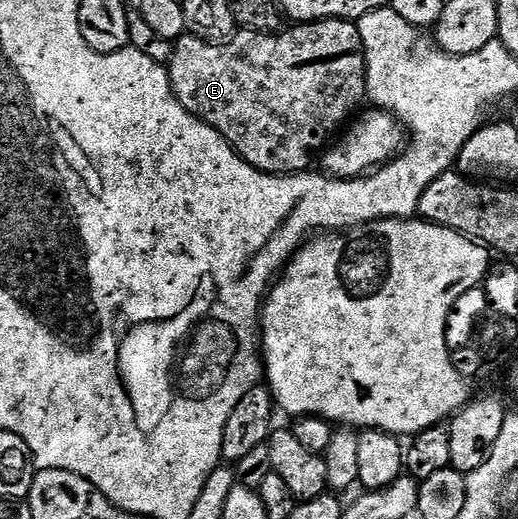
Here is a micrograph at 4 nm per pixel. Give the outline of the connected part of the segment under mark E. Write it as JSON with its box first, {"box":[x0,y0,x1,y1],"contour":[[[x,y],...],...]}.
{"box":[169,17,367,175],"contour":[[[328,17],[326,21],[295,23],[290,27],[292,29],[288,29],[287,27],[276,33],[264,33],[253,29],[240,28],[234,37],[222,43],[202,41],[200,37],[184,35],[180,37],[178,41],[174,42],[171,50],[169,72],[171,74],[171,90],[175,92],[176,99],[178,99],[194,117],[199,118],[199,120],[205,122],[206,125],[212,125],[213,128],[238,151],[241,157],[246,159],[254,169],[259,169],[263,173],[290,175],[292,173],[308,172],[308,170],[312,168],[311,160],[314,159],[315,152],[317,152],[317,157],[320,150],[340,132],[344,122],[360,108],[358,105],[361,103],[364,104],[367,95],[367,64],[365,63],[363,44],[361,43],[361,35],[359,34],[359,27],[356,22],[340,21],[337,17]]]}

